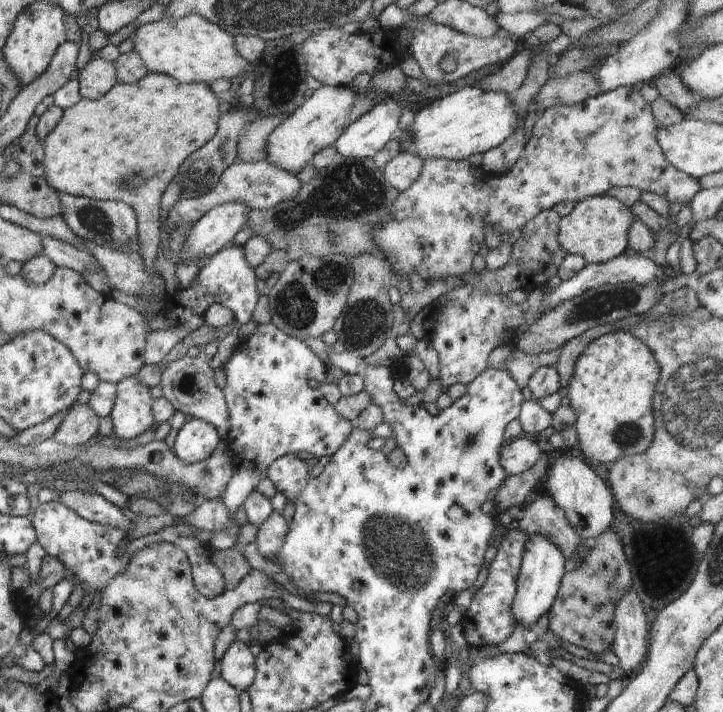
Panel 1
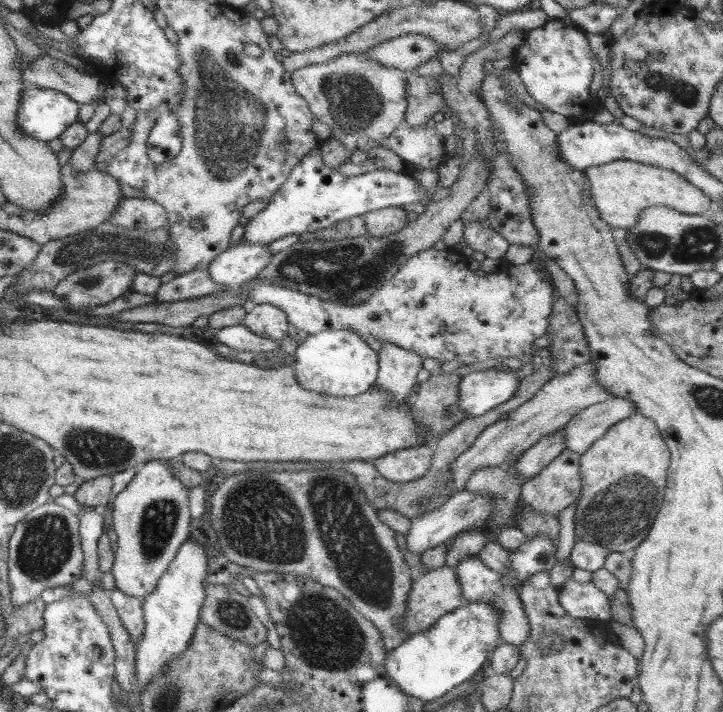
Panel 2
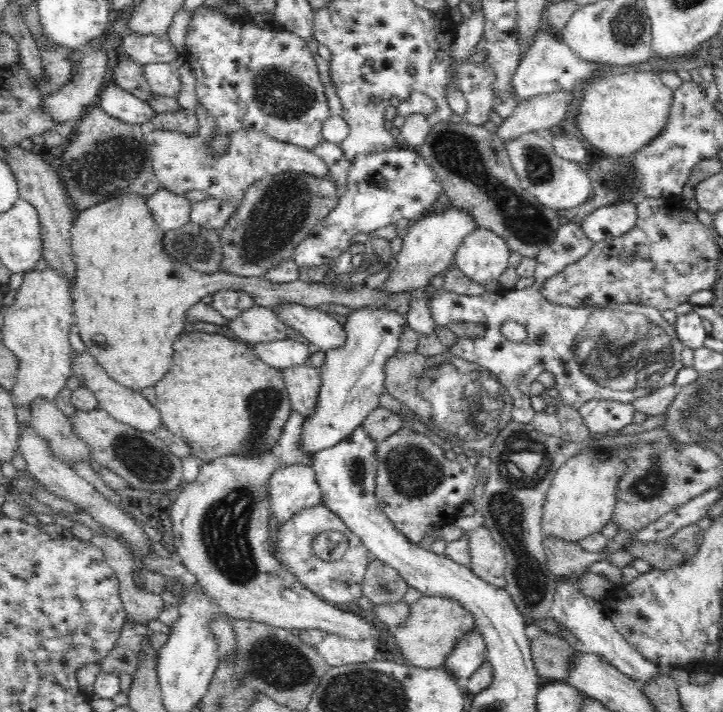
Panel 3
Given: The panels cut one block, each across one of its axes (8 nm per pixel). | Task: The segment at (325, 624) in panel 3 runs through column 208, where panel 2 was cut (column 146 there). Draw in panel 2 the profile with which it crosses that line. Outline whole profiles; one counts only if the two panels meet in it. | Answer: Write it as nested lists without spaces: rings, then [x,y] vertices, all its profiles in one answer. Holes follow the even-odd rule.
[[[149,460],[135,468],[133,480],[113,498],[111,512],[111,526],[117,536],[111,574],[119,592],[143,600],[155,590],[179,546],[189,538],[191,518],[187,504],[187,488],[171,474],[167,460]]]

